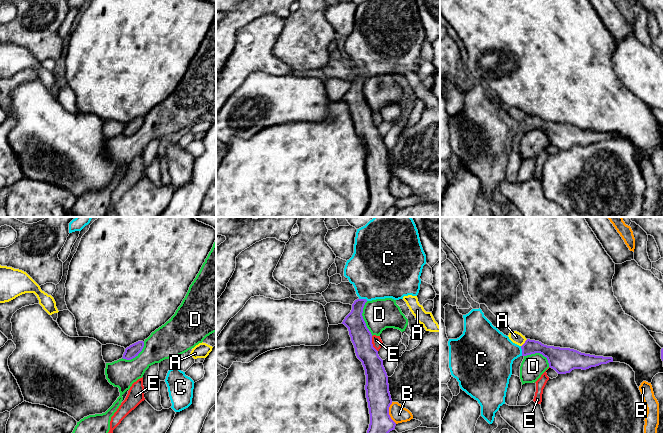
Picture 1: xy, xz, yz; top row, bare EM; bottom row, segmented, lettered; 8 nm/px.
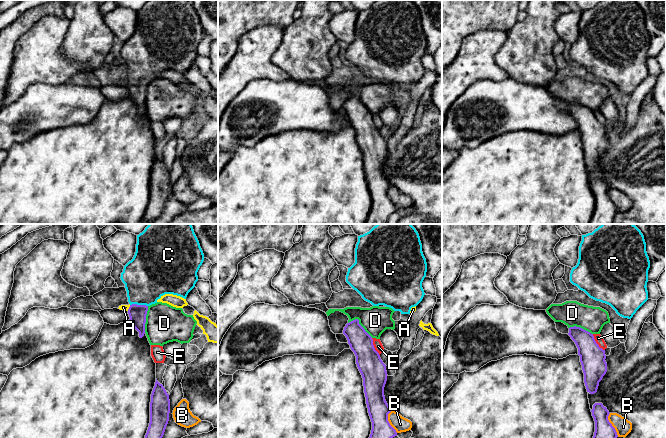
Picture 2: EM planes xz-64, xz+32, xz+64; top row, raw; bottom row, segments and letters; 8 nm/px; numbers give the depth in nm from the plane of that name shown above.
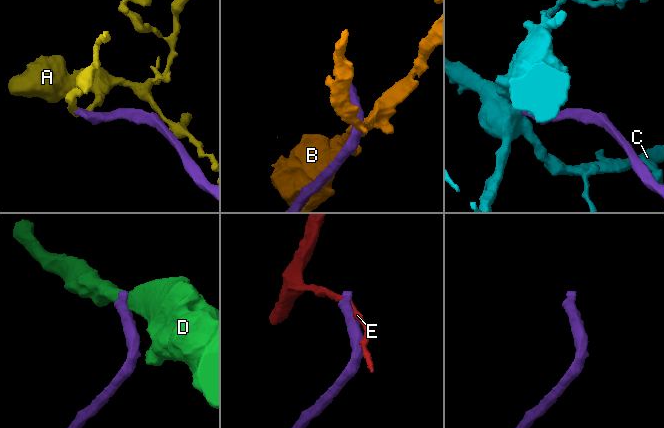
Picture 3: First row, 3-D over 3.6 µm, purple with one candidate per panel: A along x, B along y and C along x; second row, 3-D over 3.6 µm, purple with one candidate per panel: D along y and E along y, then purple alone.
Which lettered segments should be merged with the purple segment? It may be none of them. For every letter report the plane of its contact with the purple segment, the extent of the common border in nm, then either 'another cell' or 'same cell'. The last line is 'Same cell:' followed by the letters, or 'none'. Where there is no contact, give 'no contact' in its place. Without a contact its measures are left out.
A: yz | 80 nm | another cell
B: xz | 180 nm | another cell
C: yz | 80 nm | same cell
D: xz | 280 nm | another cell
E: xz | 140 nm | another cell
Same cell: C

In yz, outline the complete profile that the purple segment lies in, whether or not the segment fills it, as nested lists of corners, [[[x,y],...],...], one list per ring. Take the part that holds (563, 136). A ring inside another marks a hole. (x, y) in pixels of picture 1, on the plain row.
[[[480,84],[472,85],[463,94],[463,110],[448,117],[449,144],[460,164],[478,177],[481,192],[489,200],[493,199],[495,189],[505,180],[512,140],[518,133],[540,129],[558,150],[613,138],[612,133],[547,122],[530,115],[519,122],[494,103]]]

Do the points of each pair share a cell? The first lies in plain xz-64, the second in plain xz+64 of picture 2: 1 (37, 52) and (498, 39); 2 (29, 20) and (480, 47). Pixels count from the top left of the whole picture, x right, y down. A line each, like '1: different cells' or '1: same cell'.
1: same cell
2: different cells

